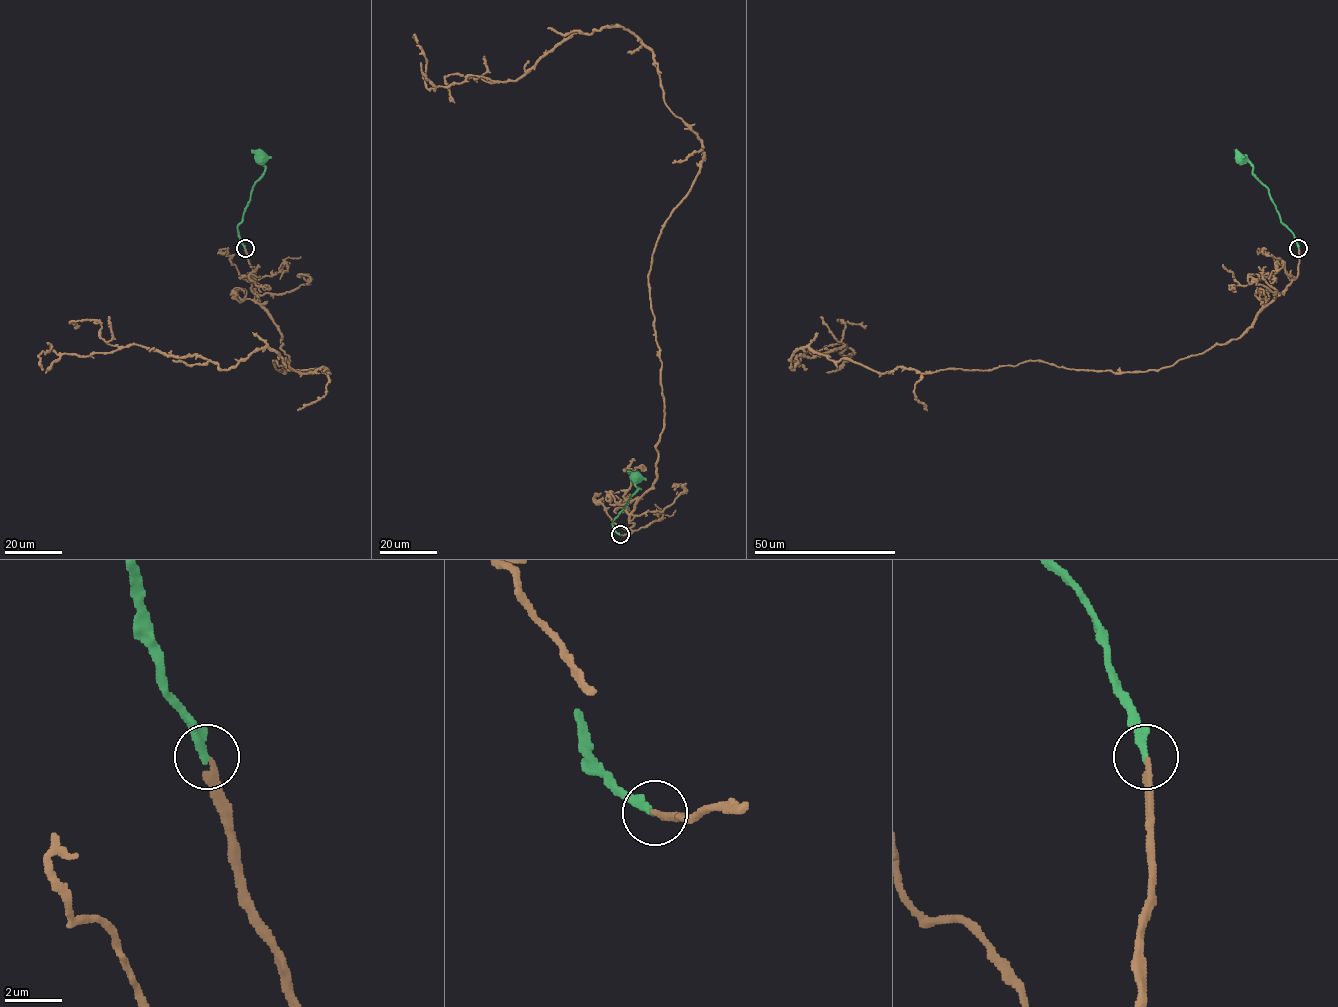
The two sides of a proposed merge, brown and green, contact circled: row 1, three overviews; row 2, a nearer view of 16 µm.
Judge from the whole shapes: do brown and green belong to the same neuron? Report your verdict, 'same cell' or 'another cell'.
same cell

